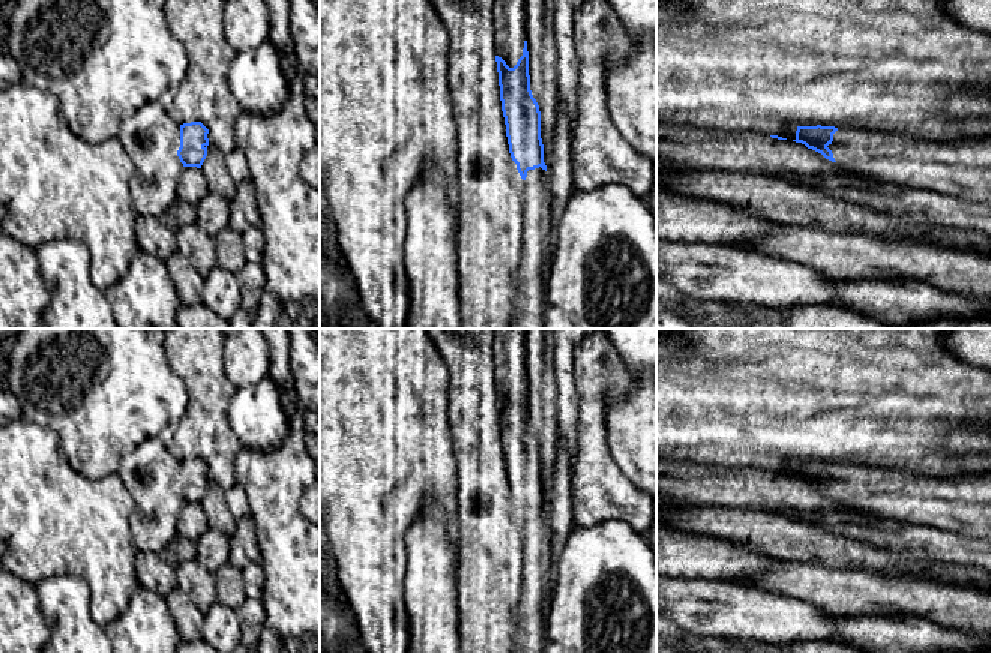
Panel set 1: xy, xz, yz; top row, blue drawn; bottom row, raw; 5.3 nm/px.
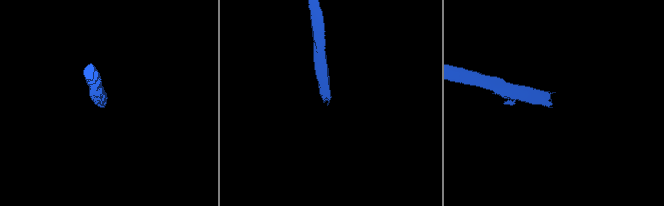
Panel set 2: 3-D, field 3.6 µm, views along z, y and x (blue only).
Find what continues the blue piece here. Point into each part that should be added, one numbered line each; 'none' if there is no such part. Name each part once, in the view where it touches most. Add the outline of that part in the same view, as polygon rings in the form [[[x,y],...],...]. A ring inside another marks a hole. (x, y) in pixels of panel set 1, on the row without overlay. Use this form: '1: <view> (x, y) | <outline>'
1: yz (961, 505) | [[[838,465],[827,483],[838,500],[874,516],[991,540],[991,471],[932,477]]]

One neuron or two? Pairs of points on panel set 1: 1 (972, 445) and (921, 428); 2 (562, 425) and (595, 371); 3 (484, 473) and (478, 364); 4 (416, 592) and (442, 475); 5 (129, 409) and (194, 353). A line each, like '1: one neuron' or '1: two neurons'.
1: two neurons
2: two neurons
3: one neuron
4: two neurons
5: two neurons

